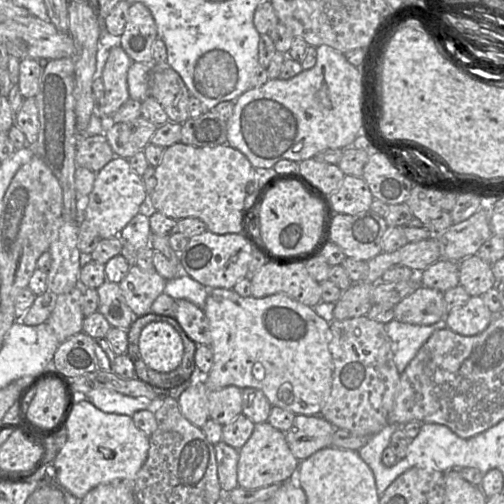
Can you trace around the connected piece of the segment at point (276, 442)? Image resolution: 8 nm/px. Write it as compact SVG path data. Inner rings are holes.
M268 422L255 424L251 437L239 449L238 486L247 490L255 490L284 483L297 476L299 462L292 454L284 432L274 428Z

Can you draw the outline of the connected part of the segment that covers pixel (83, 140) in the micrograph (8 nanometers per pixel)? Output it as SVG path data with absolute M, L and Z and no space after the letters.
M104 134L80 137L75 156L78 167L98 172L113 158L114 153Z

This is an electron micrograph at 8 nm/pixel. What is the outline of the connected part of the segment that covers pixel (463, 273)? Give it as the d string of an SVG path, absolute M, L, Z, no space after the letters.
M477 255L469 256L459 262L459 284L472 296L481 296L496 287L497 279L492 265Z

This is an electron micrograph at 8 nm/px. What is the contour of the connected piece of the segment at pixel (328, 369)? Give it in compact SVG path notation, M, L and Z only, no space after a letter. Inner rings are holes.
M214 288L209 289L203 310L210 328L213 366L207 375L197 375L187 389L176 395L181 413L188 421L202 428L209 419L209 392L227 386L258 389L263 392L272 406L295 415L320 415L330 392L334 363L329 350L330 323L321 318L313 307L304 305L285 294L274 294L263 298L241 297L233 289Z

